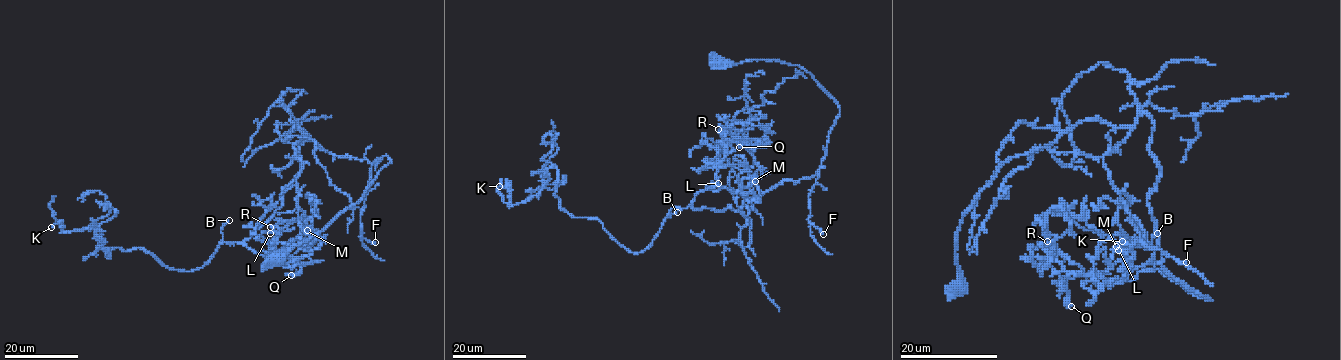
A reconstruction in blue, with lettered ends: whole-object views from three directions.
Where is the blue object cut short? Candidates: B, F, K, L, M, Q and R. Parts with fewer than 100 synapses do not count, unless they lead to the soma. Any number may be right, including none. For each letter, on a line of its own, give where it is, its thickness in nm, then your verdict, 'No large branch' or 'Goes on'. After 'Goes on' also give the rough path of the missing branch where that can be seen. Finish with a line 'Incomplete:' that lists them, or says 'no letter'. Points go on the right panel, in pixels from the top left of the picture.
B: Place: (1157, 233). Thickness 300 nm. Goes on. Course of what is missing: (1157, 233), (1155, 229), (1140, 227), (1126, 213), (1132, 195), (1126, 189), (1124, 177), (1117, 178)
F: Place: (1186, 262). Thickness 360 nm. No large branch
K: Place: (1122, 241). Thickness 240 nm. No large branch
L: Place: (1118, 250). Thickness 280 nm. No large branch
M: Place: (1116, 246). Thickness 320 nm. No large branch
Q: Place: (1071, 306). Thickness 400 nm. No large branch
R: Place: (1047, 241). Thickness 360 nm. No large branch
Incomplete: B

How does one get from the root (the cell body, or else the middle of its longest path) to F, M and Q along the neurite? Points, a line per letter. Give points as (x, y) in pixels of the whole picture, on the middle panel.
F: (721, 61), (765, 59), (799, 65), (838, 106), (808, 197), (808, 220), (823, 234)
M: (721, 61), (799, 65), (840, 110), (811, 176), (753, 197), (746, 215), (692, 206), (709, 187), (755, 181)
Q: (721, 61), (799, 65), (840, 110), (814, 175), (746, 215), (696, 210), (725, 146), (759, 141), (739, 147)

